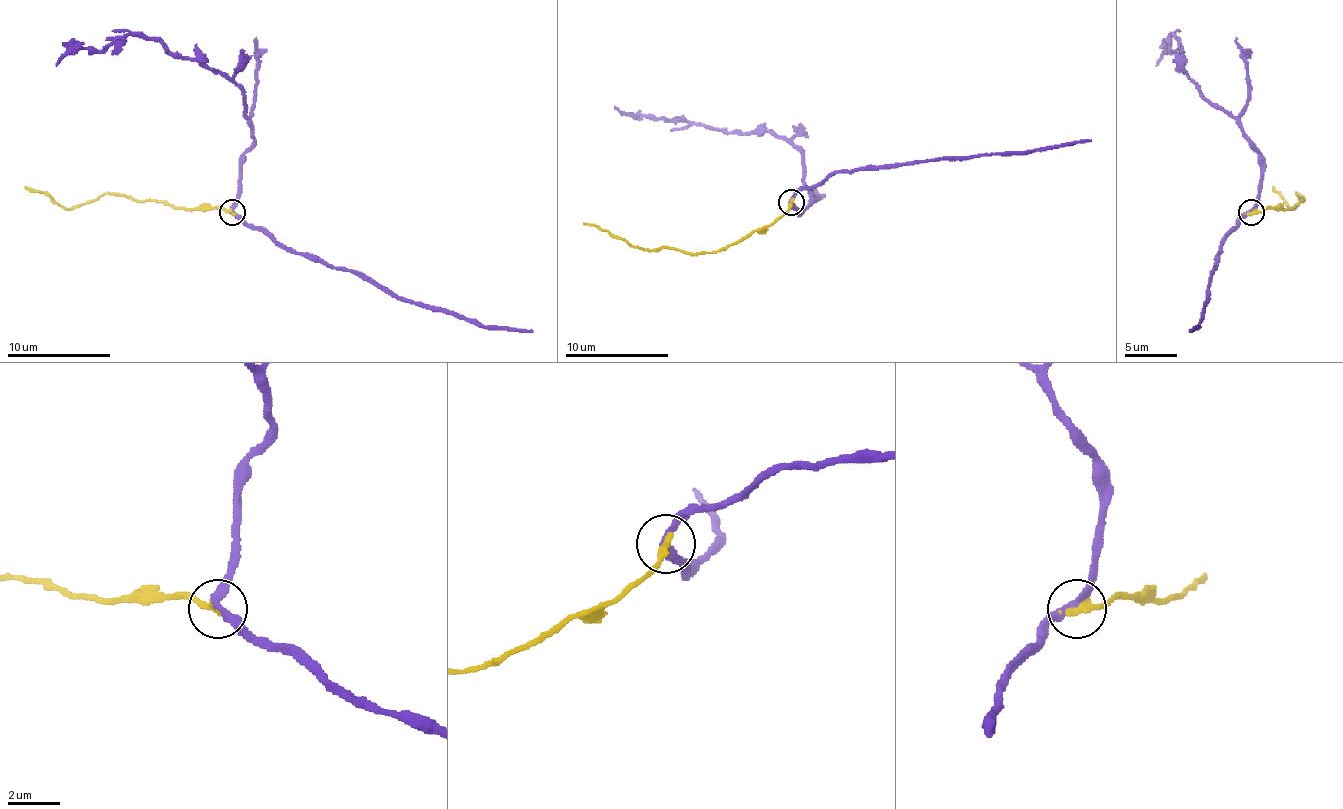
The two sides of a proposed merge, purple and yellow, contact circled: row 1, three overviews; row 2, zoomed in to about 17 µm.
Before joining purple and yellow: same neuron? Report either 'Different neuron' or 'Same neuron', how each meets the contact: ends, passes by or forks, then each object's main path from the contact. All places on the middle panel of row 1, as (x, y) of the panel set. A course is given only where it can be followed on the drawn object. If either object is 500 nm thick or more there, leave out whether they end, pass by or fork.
Same neuron. At the ring purple passes by. At the ring yellow ends. Course of purple: (792, 201), (799, 212), (812, 191), (805, 183), (805, 157), (789, 142), (768, 131), (631, 116), (615, 105). Course of yellow: (792, 201), (768, 225), (709, 253), (662, 248), (651, 251), (625, 243), (584, 222)

